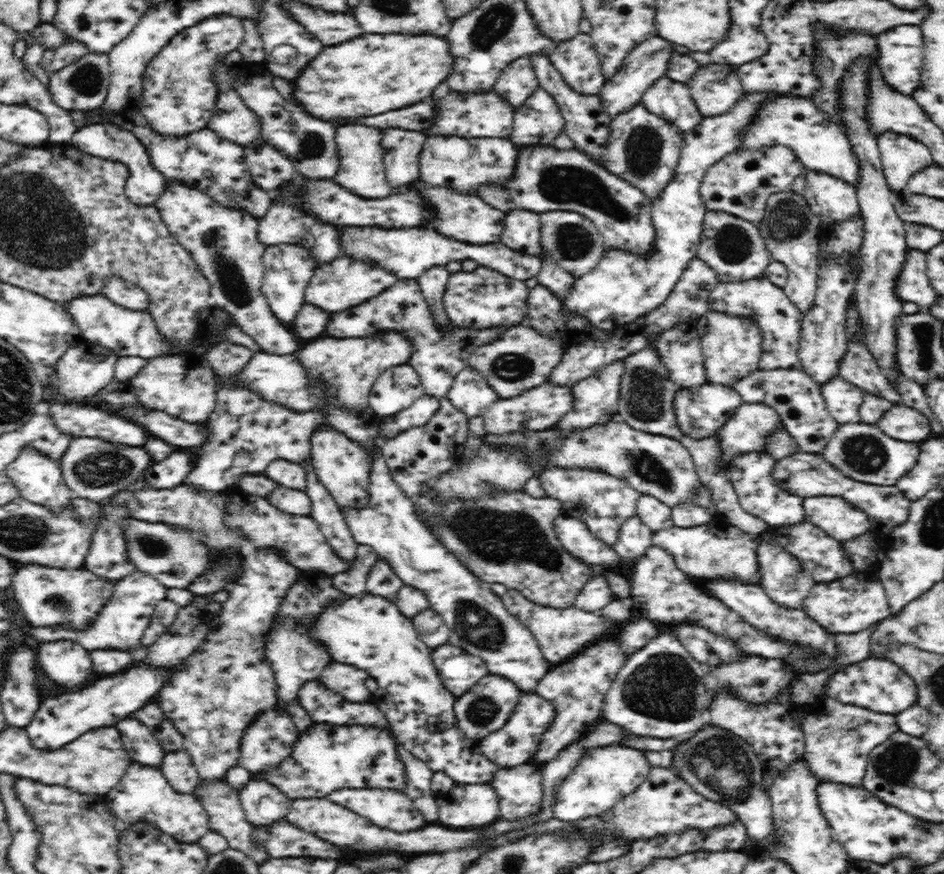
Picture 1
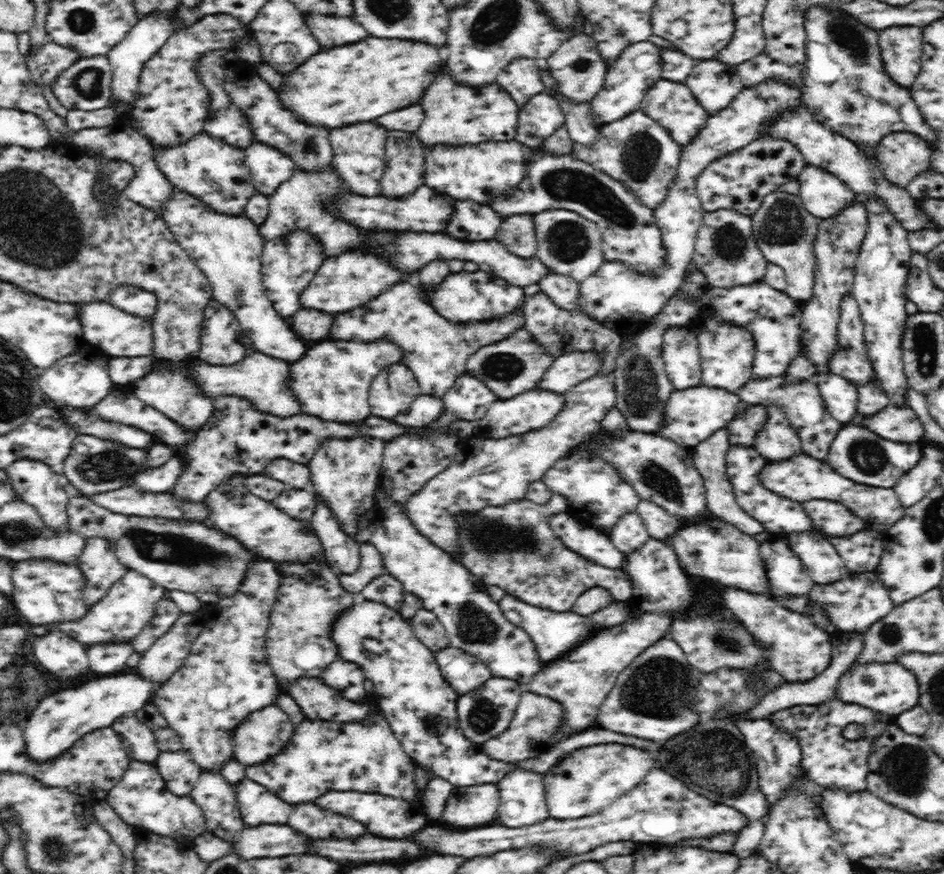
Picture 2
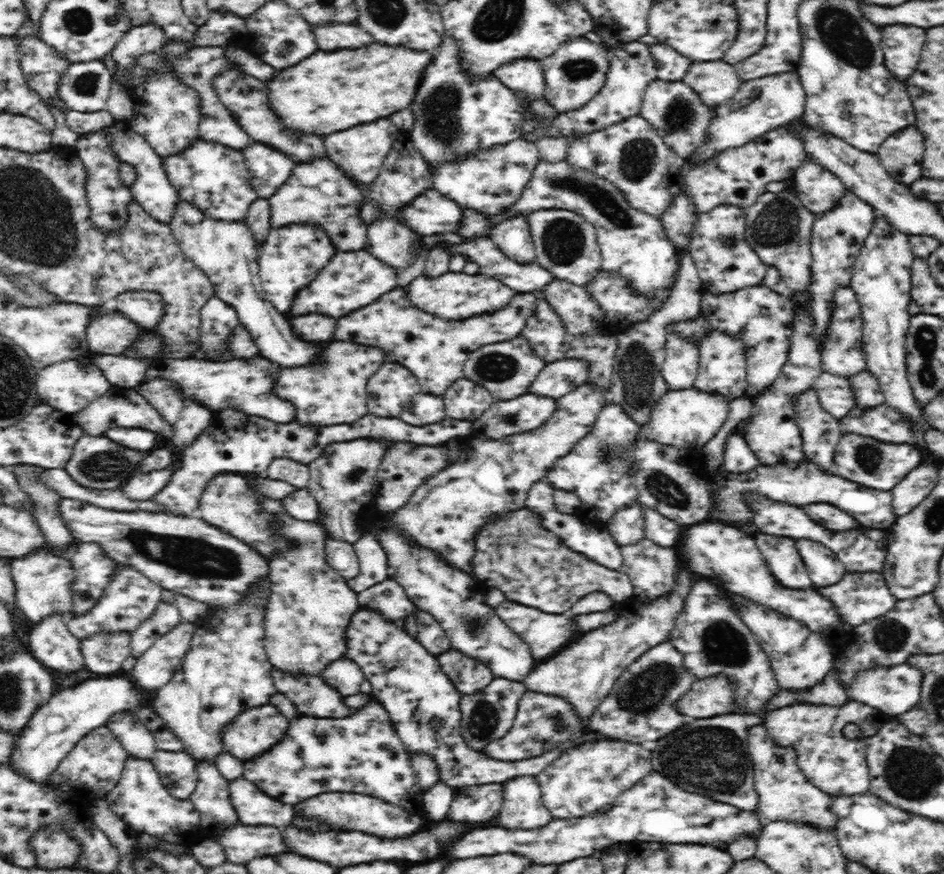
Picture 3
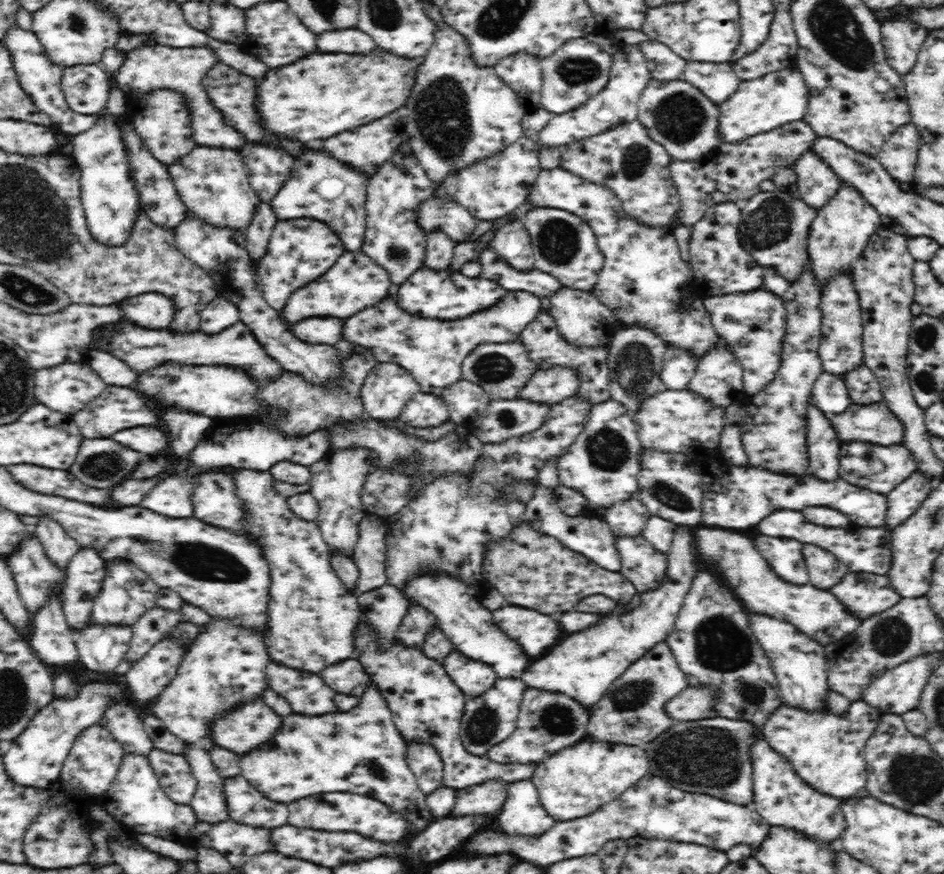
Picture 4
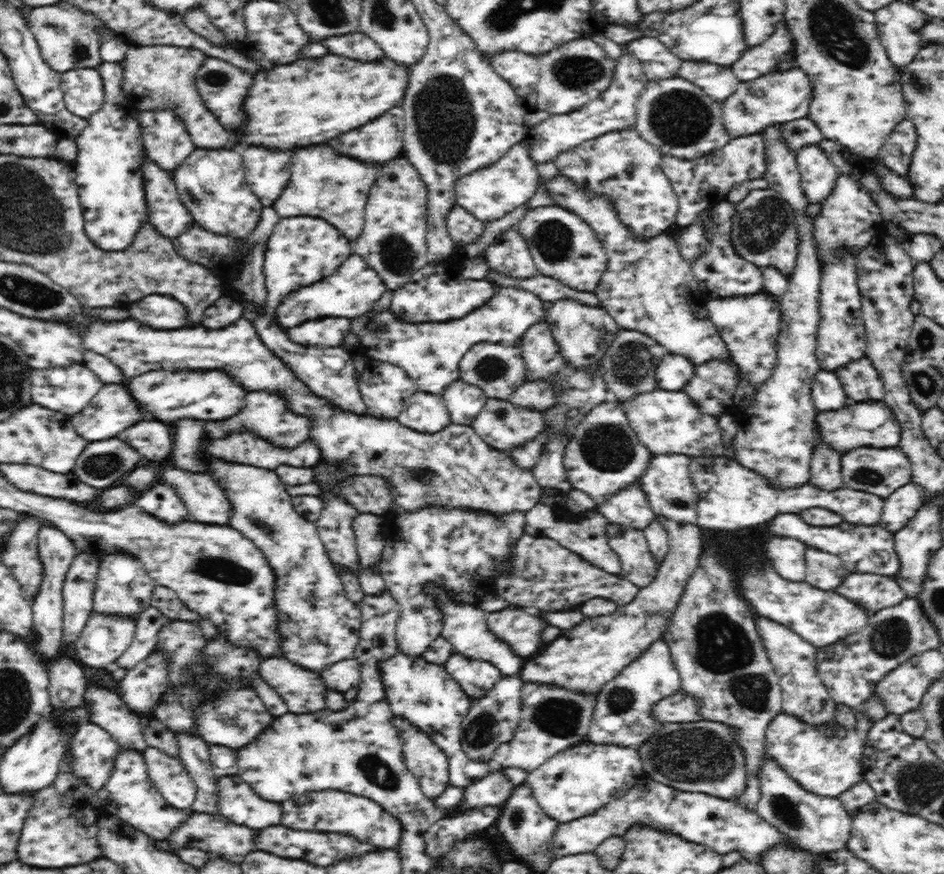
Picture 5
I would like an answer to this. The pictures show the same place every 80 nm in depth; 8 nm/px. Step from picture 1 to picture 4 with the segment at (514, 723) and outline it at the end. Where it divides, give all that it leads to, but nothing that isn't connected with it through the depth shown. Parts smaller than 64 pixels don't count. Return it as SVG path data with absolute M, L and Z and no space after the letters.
M528 688L520 702L513 734L501 744L490 748L486 758L502 765L515 763L540 765L546 758L552 757L560 750L588 739L589 718L588 707L568 695Z

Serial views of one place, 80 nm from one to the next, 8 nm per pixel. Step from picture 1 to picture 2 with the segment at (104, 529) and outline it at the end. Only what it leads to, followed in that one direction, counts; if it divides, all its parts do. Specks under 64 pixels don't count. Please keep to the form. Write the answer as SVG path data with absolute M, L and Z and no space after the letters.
M90 538L85 542L77 567L84 573L81 593L86 606L91 607L104 598L110 586L130 569L117 559L114 550L113 542L106 539Z

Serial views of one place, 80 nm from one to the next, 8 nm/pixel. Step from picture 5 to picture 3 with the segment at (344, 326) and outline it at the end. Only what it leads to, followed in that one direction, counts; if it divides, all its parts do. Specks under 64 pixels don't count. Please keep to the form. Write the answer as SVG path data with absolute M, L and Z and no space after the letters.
M306 314L292 320L294 332L308 342L326 342L334 338L336 318L326 318L322 314Z

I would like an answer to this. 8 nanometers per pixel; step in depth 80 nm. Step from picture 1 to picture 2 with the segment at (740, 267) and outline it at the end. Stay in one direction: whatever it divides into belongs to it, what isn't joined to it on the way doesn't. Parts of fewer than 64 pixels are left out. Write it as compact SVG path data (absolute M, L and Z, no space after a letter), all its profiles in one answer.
M720 209L704 213L698 229L692 264L706 275L710 287L733 288L763 281L769 263L760 253L753 232L751 216L736 210Z

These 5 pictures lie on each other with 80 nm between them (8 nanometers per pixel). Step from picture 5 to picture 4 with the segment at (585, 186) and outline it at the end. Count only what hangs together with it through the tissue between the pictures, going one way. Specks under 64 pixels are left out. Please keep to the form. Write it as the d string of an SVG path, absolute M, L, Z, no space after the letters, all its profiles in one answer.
M638 119L572 142L561 148L560 153L560 167L588 182L607 186L620 199L623 209L632 218L637 218L637 222L649 226L668 226L672 218L678 215L681 202L669 169L673 158L661 143L649 137Z

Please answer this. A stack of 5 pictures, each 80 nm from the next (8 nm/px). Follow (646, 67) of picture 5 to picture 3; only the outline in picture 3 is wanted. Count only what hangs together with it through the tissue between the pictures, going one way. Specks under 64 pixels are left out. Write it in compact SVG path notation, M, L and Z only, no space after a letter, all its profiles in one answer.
M665 44L649 45L650 53L656 61L657 78L663 81L676 82L682 81L688 72L689 66L693 63L688 58L682 57Z

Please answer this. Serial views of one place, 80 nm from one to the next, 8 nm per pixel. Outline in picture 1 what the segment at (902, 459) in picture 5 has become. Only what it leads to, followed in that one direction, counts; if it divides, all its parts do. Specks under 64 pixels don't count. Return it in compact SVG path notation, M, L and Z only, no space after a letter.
M858 420L838 426L824 449L824 458L852 480L878 486L894 486L918 462L918 446L888 438L875 424L869 425Z

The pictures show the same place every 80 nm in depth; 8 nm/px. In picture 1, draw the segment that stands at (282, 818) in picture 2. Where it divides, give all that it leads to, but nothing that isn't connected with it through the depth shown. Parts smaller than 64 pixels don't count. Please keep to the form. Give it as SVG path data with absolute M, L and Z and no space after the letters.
M252 779L239 790L246 820L257 826L268 826L286 818L292 801L273 784Z

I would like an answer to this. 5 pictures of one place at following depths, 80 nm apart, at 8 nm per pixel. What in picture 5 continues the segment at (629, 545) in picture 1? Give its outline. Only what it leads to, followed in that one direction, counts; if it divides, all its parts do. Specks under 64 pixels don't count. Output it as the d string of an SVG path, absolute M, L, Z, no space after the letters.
M639 481L622 488L619 493L608 497L596 506L608 522L622 527L644 530L657 517L646 501L646 493L642 491Z

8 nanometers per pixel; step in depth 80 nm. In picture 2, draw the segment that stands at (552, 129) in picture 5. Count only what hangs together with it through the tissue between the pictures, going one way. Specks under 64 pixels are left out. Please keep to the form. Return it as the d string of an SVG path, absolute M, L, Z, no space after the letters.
M650 41L625 46L622 54L608 63L605 85L591 100L591 116L597 124L606 124L624 118L630 112L640 109L645 92L661 79L662 59L660 47Z

